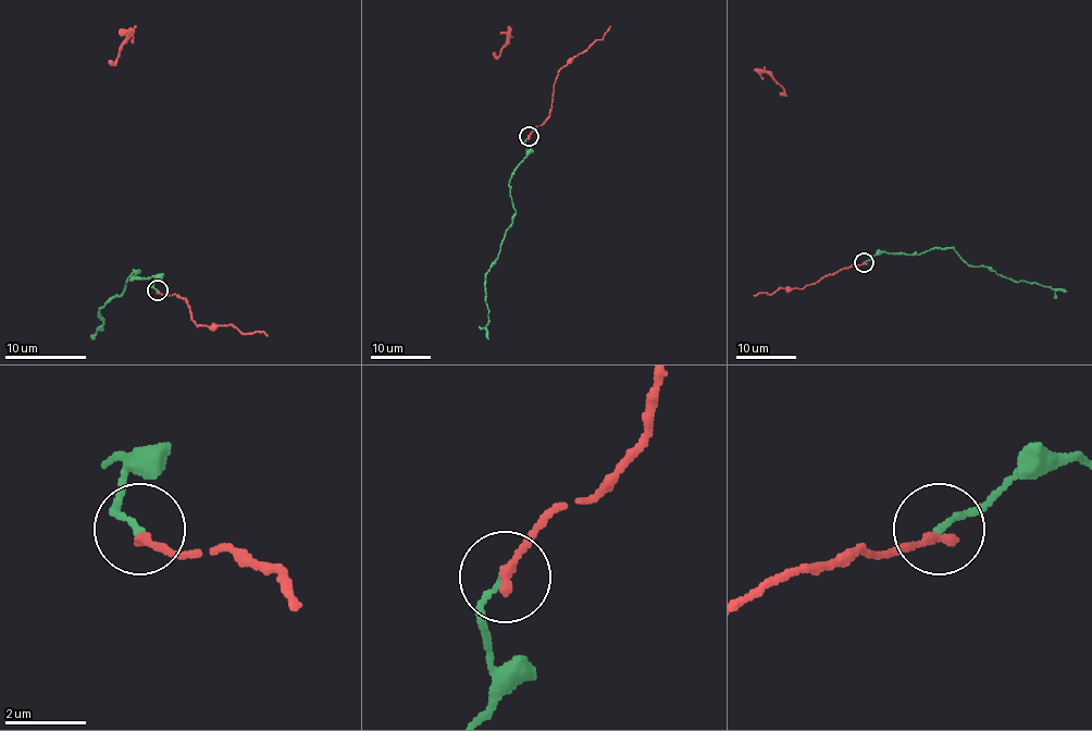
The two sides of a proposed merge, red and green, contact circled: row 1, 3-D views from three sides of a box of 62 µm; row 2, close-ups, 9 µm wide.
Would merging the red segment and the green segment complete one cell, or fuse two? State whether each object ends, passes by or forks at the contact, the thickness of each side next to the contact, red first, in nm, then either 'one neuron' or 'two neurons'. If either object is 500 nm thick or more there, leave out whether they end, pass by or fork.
red ends; green ends; calibres 240 and 160 nm; two neurons

